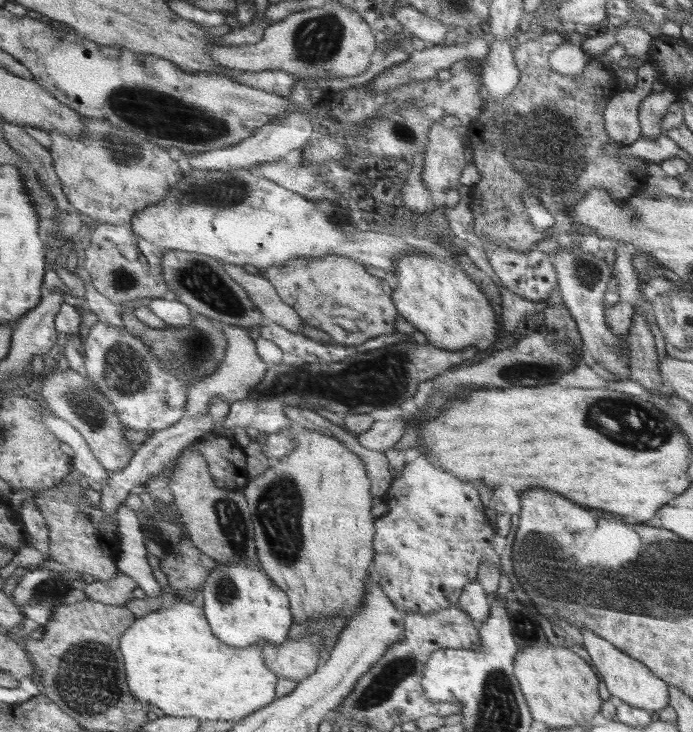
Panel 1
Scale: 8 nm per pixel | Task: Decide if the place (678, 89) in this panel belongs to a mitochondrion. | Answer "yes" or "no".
no

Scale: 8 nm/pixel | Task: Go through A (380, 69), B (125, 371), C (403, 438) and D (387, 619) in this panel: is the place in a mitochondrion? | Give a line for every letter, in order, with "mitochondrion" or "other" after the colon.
A: other
B: mitochondrion
C: other
D: other

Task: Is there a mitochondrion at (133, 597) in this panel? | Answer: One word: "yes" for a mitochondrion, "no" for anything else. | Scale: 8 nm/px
no

